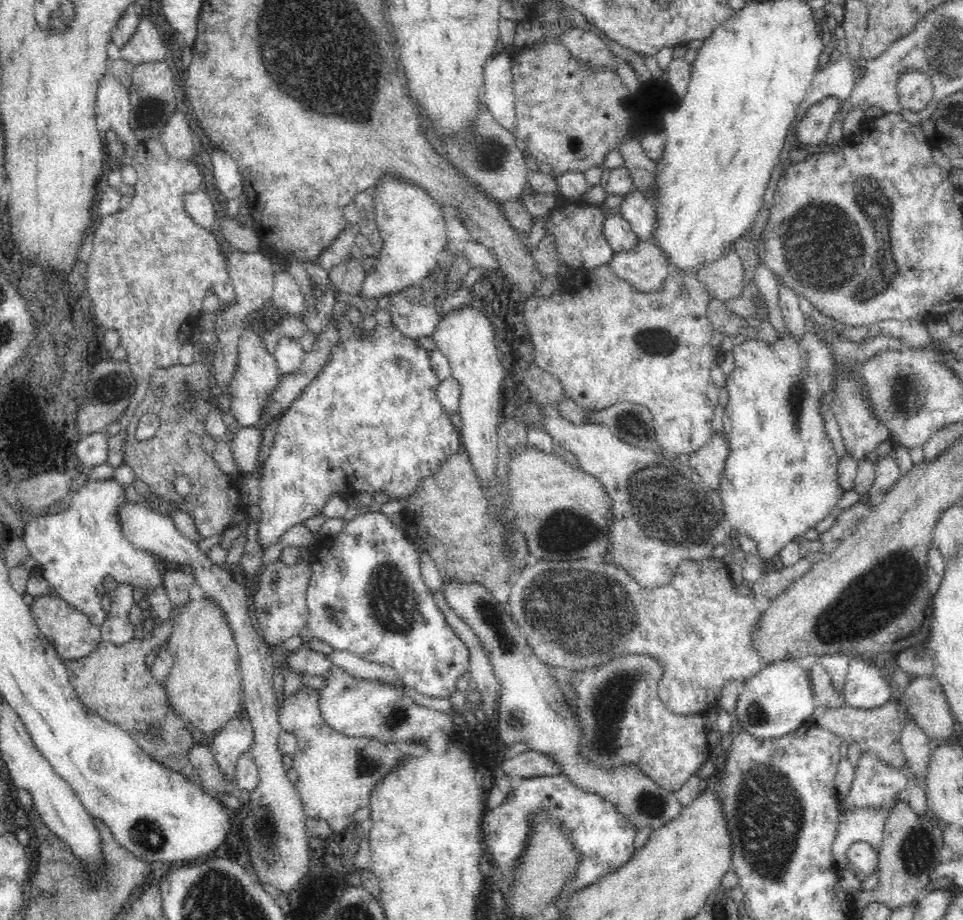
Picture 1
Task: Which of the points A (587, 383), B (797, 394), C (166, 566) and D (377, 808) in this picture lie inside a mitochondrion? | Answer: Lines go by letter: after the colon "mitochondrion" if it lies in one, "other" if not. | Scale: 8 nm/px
A: other
B: mitochondrion
C: other
D: other

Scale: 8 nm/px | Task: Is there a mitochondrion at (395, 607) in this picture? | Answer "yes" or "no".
yes

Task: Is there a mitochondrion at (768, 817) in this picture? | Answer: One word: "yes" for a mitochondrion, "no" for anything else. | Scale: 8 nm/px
yes

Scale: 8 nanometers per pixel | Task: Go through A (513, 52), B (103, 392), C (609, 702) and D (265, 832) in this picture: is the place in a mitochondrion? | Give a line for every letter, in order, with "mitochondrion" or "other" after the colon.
A: other
B: mitochondrion
C: mitochondrion
D: mitochondrion

